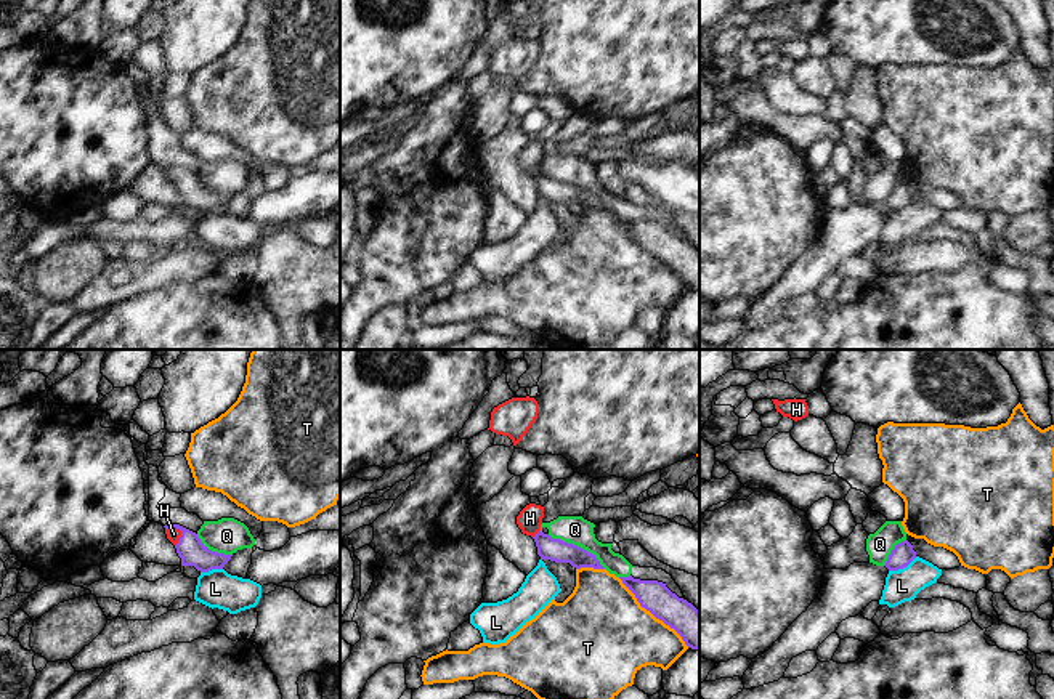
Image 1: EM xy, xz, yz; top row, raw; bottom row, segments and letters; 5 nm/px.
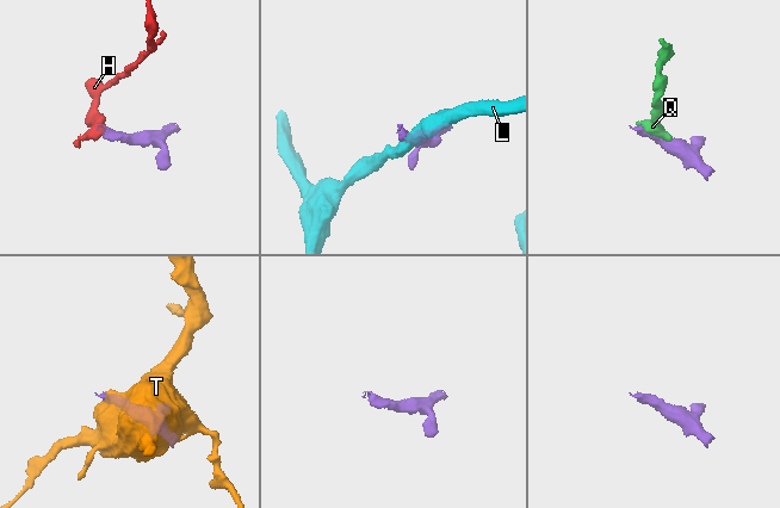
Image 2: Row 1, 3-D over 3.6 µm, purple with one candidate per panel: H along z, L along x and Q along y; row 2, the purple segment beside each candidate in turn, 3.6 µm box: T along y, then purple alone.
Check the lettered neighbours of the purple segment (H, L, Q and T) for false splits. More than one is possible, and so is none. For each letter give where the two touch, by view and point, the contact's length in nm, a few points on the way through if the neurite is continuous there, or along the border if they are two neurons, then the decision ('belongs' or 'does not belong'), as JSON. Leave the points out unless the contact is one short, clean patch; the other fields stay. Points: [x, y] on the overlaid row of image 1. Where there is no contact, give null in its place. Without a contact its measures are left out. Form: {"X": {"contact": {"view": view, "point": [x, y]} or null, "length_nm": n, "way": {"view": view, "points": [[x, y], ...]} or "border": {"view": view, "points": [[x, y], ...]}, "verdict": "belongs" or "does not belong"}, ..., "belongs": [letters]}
{"H": {"contact": {"view": "xy", "point": [182, 533]}, "length_nm": 110, "way": {"view": "xy", "points": [[190, 549], [182, 533], [174, 534]]}, "verdict": "belongs"}, "L": {"contact": {"view": "yz", "point": [902, 568]}, "length_nm": 160, "border": {"view": "yz", "points": [[916, 557], [905, 566], [889, 571]]}, "verdict": "does not belong"}, "Q": {"contact": {"view": "xz", "point": [576, 545]}, "length_nm": 340, "border": {"view": "xz", "points": [[547, 534], [586, 549], [605, 568]]}, "verdict": "does not belong"}, "T": {"contact": {"view": "xz", "point": [652, 613]}, "length_nm": 500, "verdict": "does not belong"}, "belongs": ["H"]}

